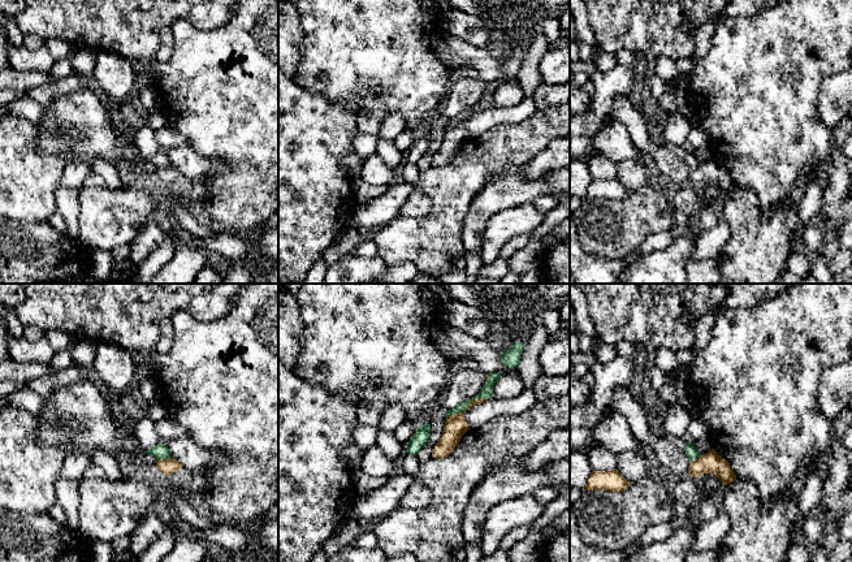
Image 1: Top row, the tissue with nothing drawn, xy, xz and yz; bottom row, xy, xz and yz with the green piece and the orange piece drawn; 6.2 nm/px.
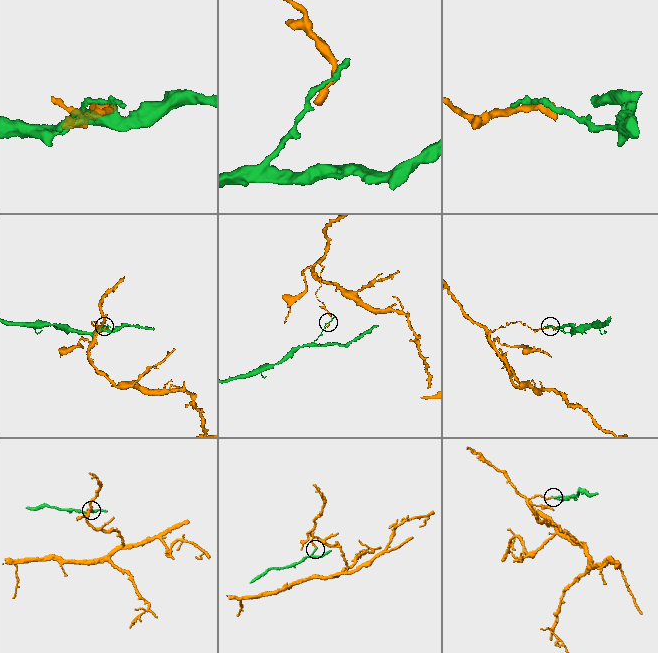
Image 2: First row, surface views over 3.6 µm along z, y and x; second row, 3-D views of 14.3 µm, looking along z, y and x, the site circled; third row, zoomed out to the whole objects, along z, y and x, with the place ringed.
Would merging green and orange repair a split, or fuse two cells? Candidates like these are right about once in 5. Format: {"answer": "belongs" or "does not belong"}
{"answer": "does not belong"}

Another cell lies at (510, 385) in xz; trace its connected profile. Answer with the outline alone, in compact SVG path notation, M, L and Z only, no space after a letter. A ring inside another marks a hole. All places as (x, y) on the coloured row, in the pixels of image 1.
M507 373L499 377L493 388L494 399L511 399L523 392L523 381L515 373Z

